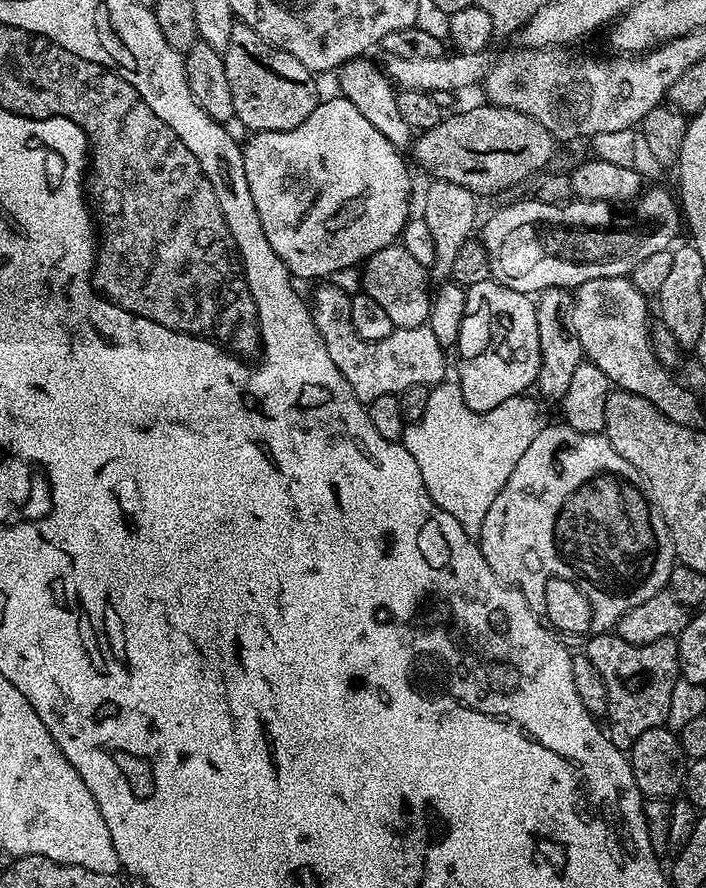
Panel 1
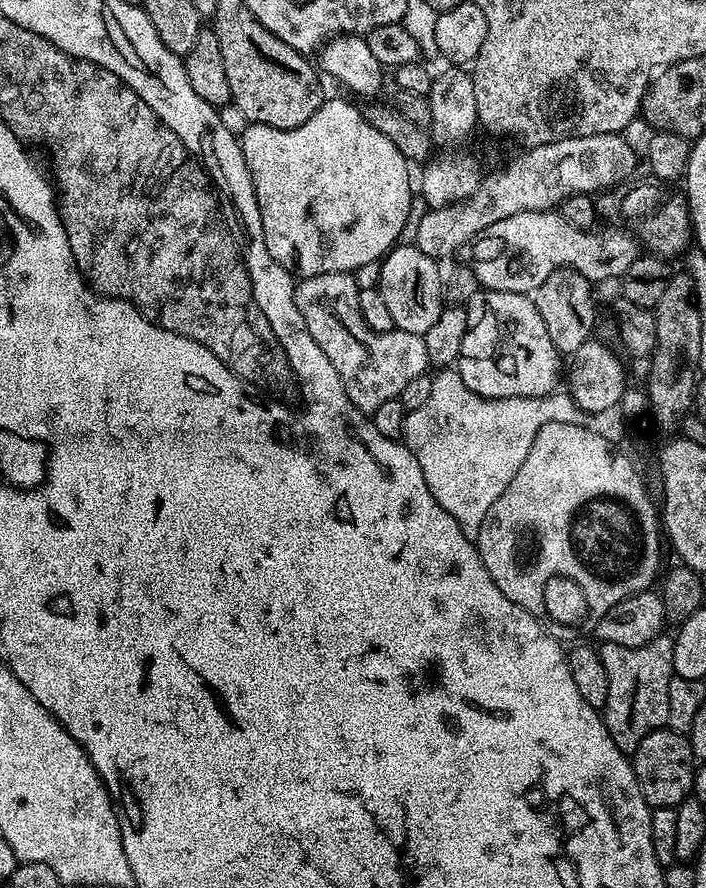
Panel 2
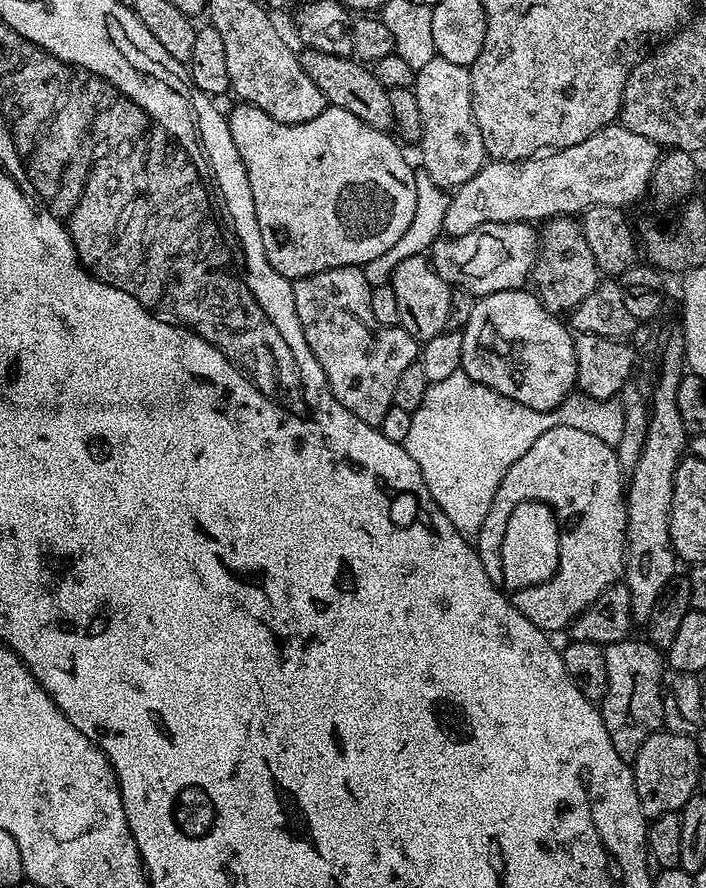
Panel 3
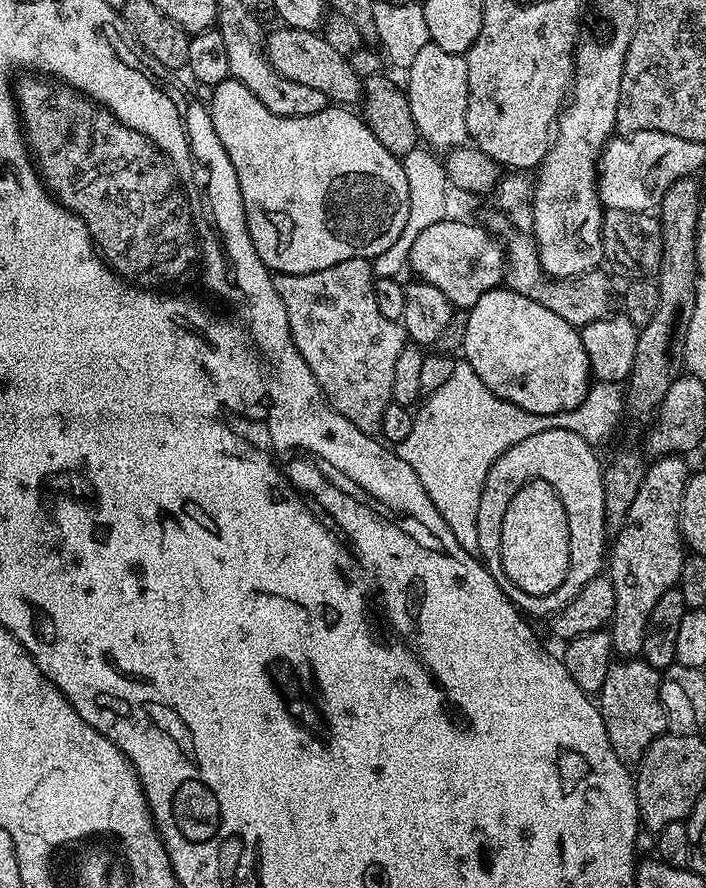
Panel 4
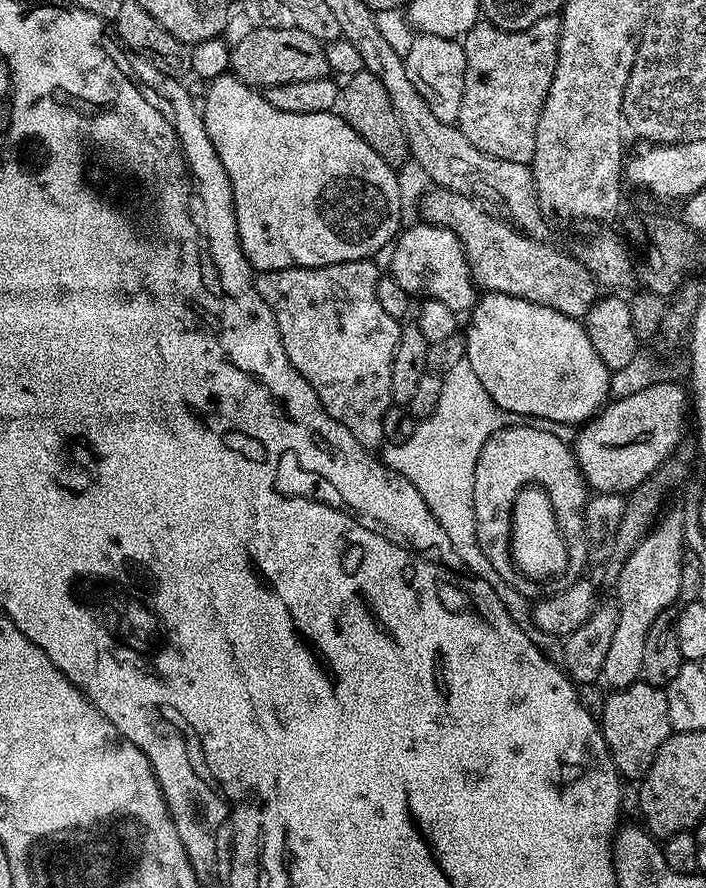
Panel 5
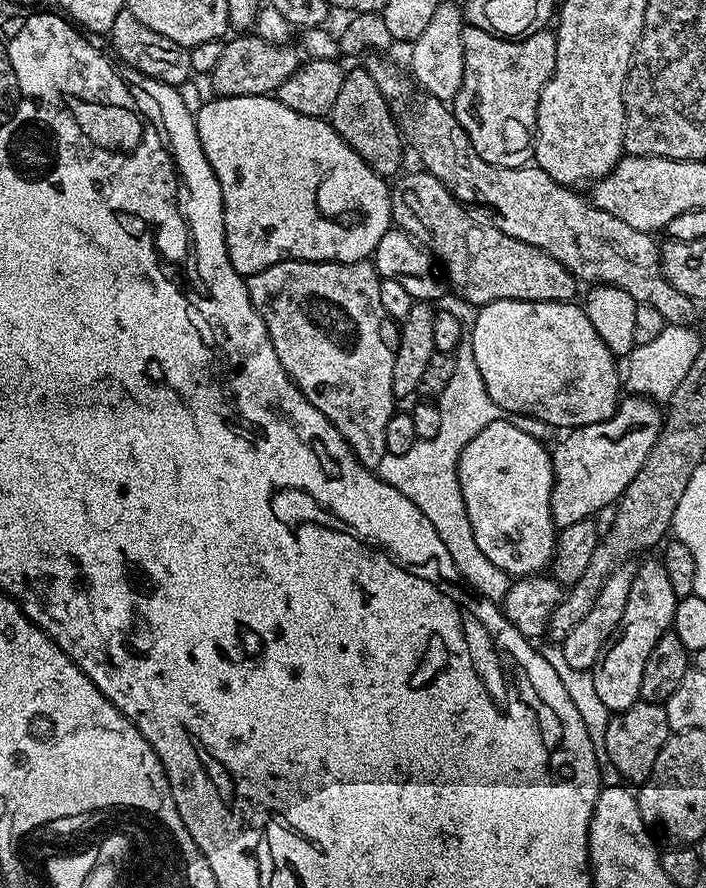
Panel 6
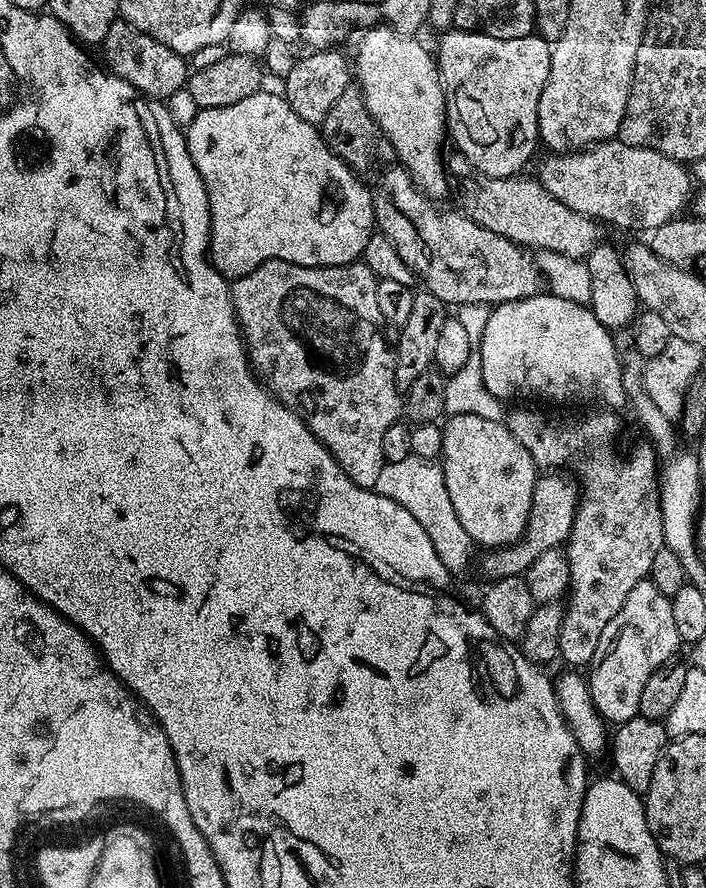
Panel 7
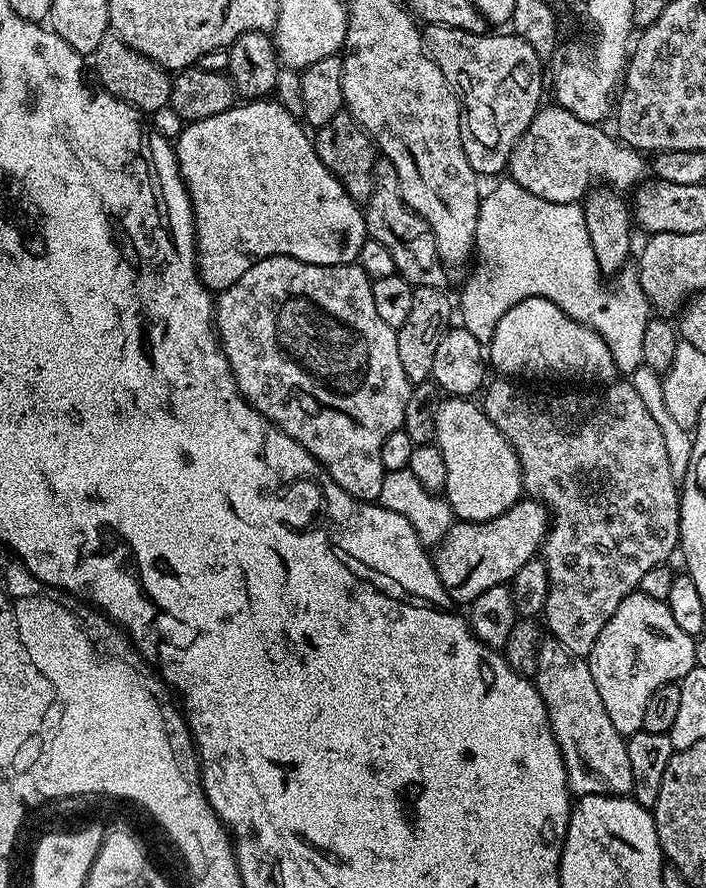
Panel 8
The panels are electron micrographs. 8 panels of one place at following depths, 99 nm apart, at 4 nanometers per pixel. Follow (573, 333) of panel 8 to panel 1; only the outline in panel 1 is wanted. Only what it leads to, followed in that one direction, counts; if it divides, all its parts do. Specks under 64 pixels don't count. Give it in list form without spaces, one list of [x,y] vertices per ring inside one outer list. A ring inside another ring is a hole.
[[[491,278],[467,289],[467,294],[458,345],[458,383],[470,410],[489,412],[506,402],[506,398],[525,395],[538,378],[540,343],[536,300],[527,292],[510,290]]]

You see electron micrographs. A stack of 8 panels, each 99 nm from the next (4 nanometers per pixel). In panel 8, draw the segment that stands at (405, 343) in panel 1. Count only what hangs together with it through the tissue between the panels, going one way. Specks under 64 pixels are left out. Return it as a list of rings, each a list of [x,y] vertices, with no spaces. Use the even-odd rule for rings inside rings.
[[[293,256],[262,258],[262,262],[254,262],[254,266],[250,266],[250,270],[246,270],[246,274],[238,278],[238,282],[234,282],[234,286],[219,293],[214,304],[214,319],[220,348],[230,362],[236,389],[244,395],[245,400],[253,404],[269,422],[279,426],[287,436],[294,438],[294,442],[303,446],[323,466],[324,471],[330,474],[330,478],[338,482],[342,490],[346,490],[346,494],[359,500],[379,501],[385,474],[382,466],[382,442],[386,442],[386,434],[394,434],[403,429],[406,402],[410,402],[414,385],[406,378],[406,370],[402,370],[402,361],[398,358],[397,329],[382,322],[382,317],[374,306],[372,281],[360,268],[359,263],[318,266],[295,260]]]

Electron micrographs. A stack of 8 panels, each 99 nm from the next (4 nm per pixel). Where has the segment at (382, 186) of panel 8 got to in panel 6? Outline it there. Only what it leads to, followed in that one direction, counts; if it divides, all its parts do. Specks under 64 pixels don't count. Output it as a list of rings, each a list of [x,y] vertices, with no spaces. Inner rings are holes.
[[[423,170],[407,172],[405,171],[395,181],[397,184],[393,183],[390,188],[393,225],[402,229],[406,235],[413,236],[432,253],[451,291],[453,288],[462,299],[469,300],[470,303],[476,304],[475,306],[483,306],[495,300],[529,300],[563,304],[577,299],[578,281],[570,270],[566,270],[566,266],[562,266],[562,262],[550,258],[550,254],[538,250],[538,246],[518,242],[518,238],[510,238],[510,234],[502,234],[502,230],[498,230],[493,224],[477,218],[459,200],[455,200],[445,184],[438,182],[438,178],[434,178],[429,172]]]

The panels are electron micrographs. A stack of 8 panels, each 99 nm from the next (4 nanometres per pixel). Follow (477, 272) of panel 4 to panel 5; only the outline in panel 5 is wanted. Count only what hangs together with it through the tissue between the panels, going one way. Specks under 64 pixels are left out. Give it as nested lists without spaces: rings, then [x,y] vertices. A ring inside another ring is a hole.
[[[419,222],[413,228],[405,227],[391,245],[392,261],[387,271],[408,292],[409,297],[437,300],[457,314],[467,313],[478,299],[478,289],[472,283],[472,268],[460,240],[441,224]]]

